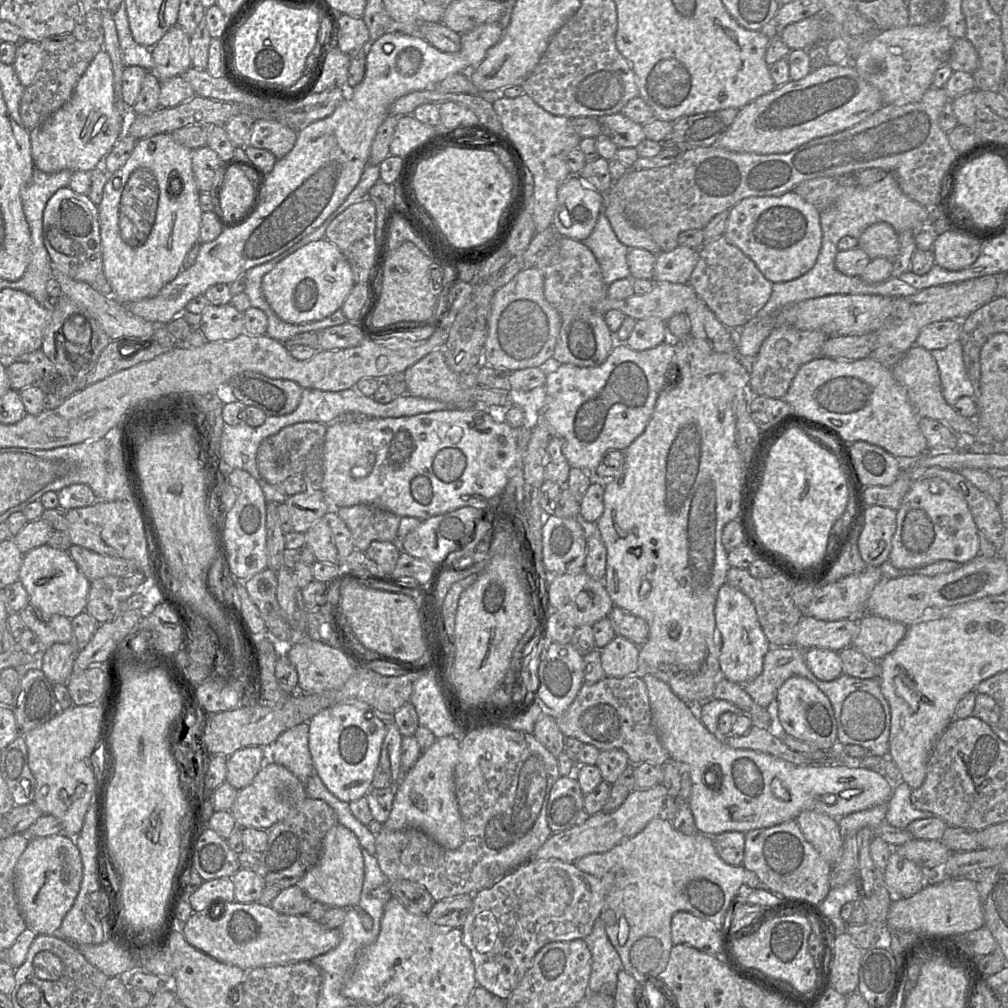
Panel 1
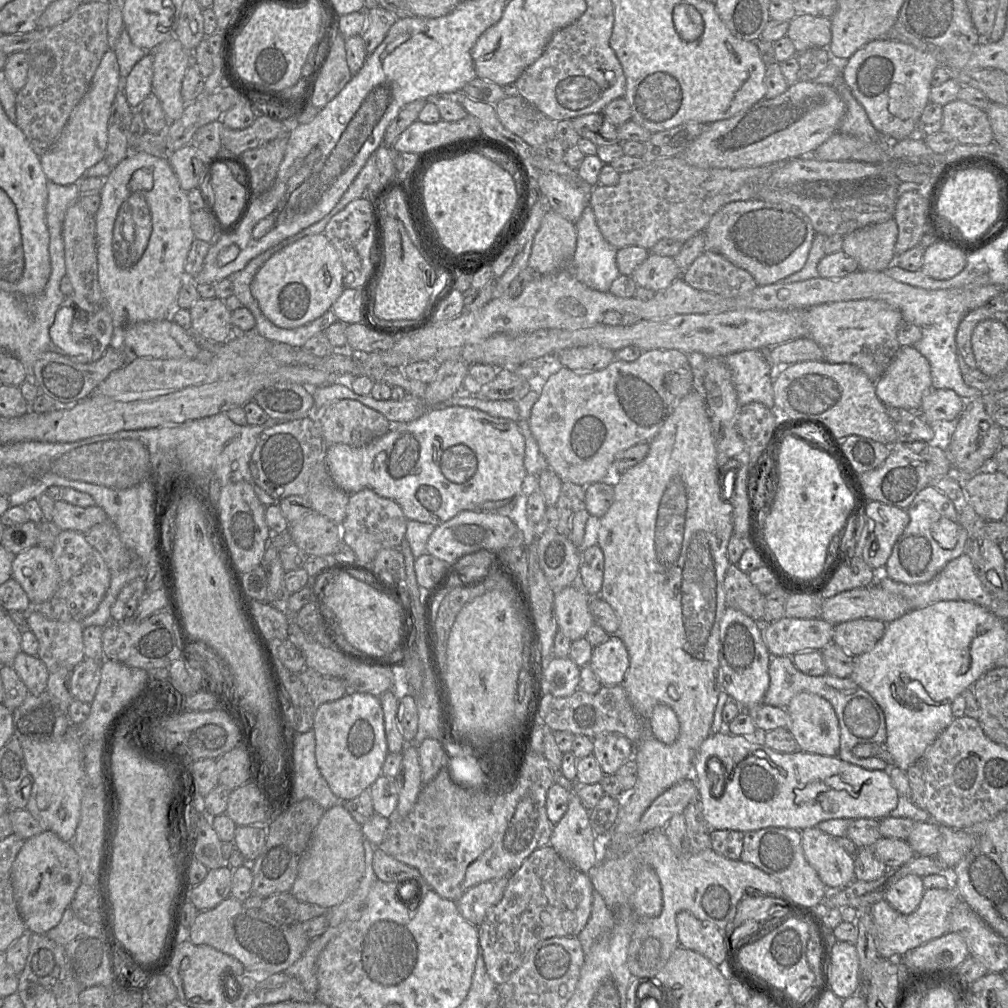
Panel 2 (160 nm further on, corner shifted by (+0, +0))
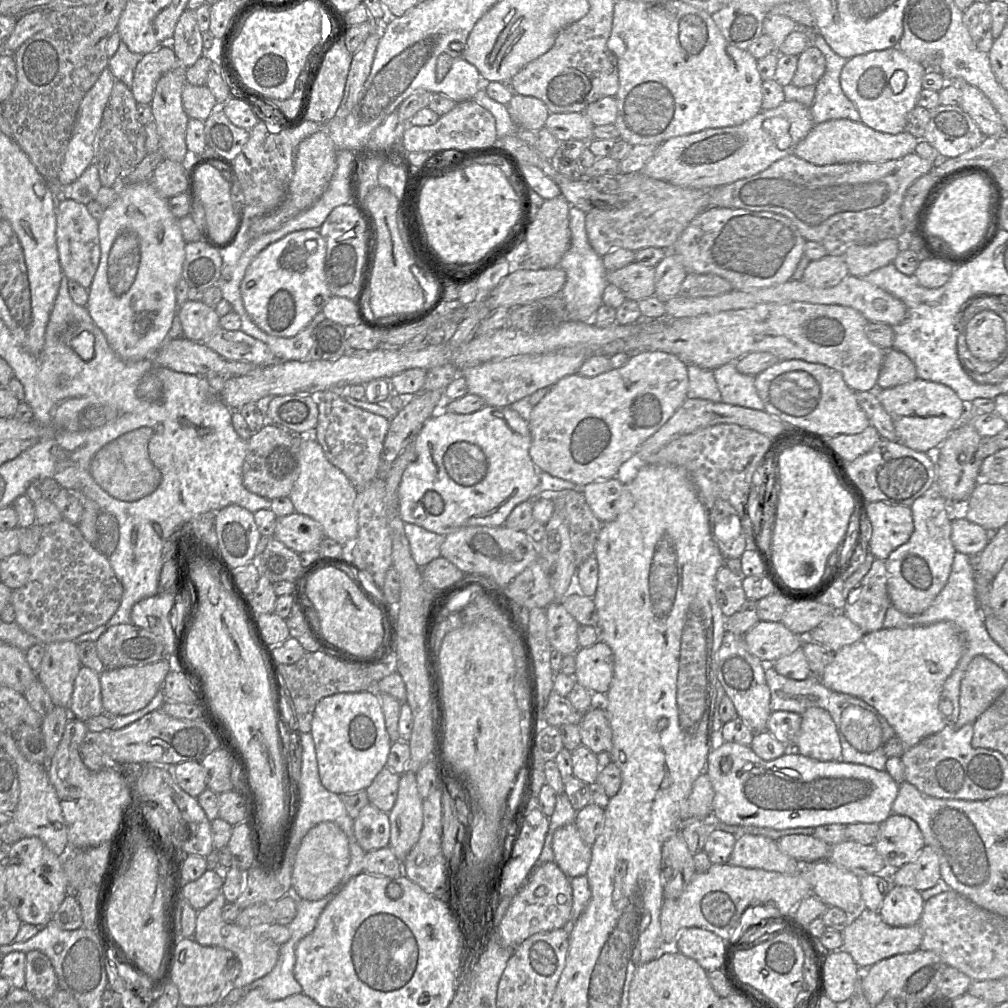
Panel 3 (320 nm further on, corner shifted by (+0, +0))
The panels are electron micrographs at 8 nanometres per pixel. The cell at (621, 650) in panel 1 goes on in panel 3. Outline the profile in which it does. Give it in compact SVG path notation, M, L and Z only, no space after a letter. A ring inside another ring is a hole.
M599 640L590 647L579 648L575 660L576 682L595 696L604 696L609 690L614 672L611 648L603 640Z

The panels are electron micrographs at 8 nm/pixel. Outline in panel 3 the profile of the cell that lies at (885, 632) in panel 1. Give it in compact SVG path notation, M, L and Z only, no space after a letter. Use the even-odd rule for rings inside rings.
M833 612L812 629L806 639L819 643L836 652L861 639L865 632L843 612Z

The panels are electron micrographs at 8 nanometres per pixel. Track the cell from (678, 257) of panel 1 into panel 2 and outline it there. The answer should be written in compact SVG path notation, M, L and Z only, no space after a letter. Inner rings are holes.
M650 253L647 259L635 268L631 277L638 287L657 292L671 285L681 275L674 257Z

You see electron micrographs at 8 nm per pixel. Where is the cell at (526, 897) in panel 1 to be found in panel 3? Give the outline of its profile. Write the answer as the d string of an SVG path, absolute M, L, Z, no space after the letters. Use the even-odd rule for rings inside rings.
M555 862L537 866L512 898L498 926L500 944L504 947L516 948L534 934L563 928L569 921L572 910L570 879Z

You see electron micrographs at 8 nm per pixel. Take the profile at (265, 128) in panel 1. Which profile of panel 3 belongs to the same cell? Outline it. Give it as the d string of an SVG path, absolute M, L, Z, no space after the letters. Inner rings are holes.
M216 104L204 121L206 144L217 156L233 161L250 138L250 130L235 126L223 111L224 104Z

